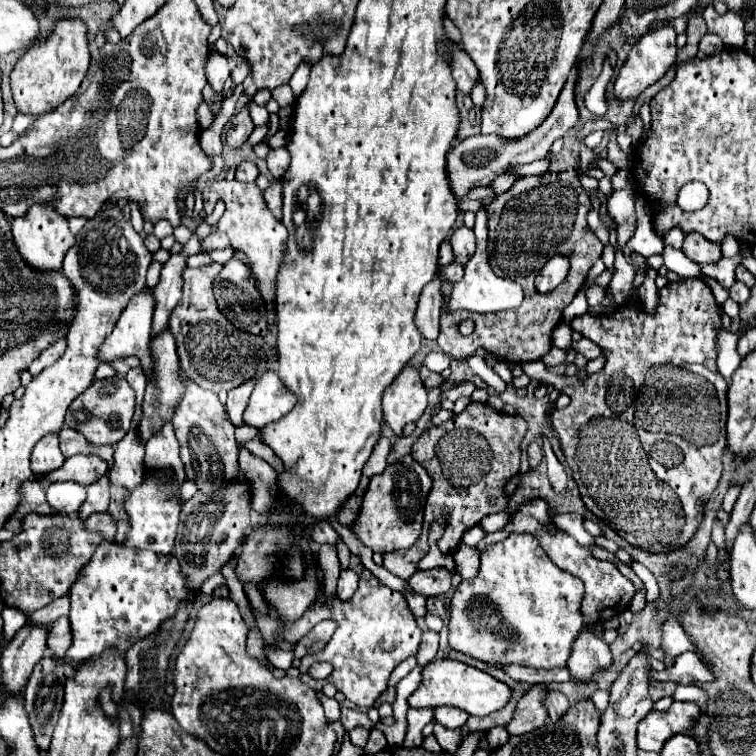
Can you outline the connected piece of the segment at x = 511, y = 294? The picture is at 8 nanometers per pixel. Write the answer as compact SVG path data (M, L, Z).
M481 204L481 208L477 210L477 220L475 220L475 236L477 236L477 250L473 254L473 258L465 264L465 276L461 282L455 284L453 292L451 292L448 310L466 309L474 312L497 312L497 310L509 310L509 308L517 308L523 302L523 290L517 282L513 282L511 278L499 278L491 266L489 266L489 254L487 254L487 238L489 238L489 228L487 228L487 212L485 212L485 204Z

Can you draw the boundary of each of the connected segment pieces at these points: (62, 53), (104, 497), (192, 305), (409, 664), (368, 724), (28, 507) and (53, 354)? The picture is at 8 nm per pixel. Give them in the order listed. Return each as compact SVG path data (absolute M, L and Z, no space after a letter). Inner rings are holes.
M65 18L55 24L53 34L35 46L31 46L15 64L11 72L11 90L17 112L43 116L55 106L61 106L71 94L81 86L87 70L89 70L89 44L87 44L87 28L79 18Z
M105 474L99 482L87 488L87 500L79 508L79 518L87 520L91 514L107 512L109 510L109 500L111 500L111 484L109 484L109 474Z
M211 264L205 268L187 268L183 272L183 298L171 312L169 321L172 334L177 334L177 354L181 358L183 374L215 394L221 390L233 390L235 386L267 372L269 360L277 354L277 348L263 336L233 328L233 324L219 312L213 280L221 268L223 264Z
M411 656L411 658L407 658L403 664L399 664L399 666L393 670L393 674L391 674L391 682L389 682L389 686L397 686L399 680L405 678L405 676L409 674L409 670L411 670L415 664L417 664L417 656Z
M347 706L341 708L341 722L343 722L345 730L351 730L351 728L355 728L355 726L363 726L363 728L367 728L367 730L373 728L373 722L369 720L367 714L357 712L357 710L351 710L351 708L347 708Z
M29 480L23 484L23 496L21 496L21 502L19 502L19 508L15 512L15 516L7 522L7 528L13 530L15 534L19 534L19 530L23 530L23 518L27 514L57 514L55 510L51 510L51 506L47 504L45 500L45 494L43 494L45 486L43 482L37 482L37 480Z
M59 338L57 342L53 342L51 346L47 346L47 348L33 360L33 364L29 366L29 372L31 372L33 376L39 374L43 368L47 368L47 366L51 366L53 362L57 362L57 360L63 356L63 350L65 350L65 340Z

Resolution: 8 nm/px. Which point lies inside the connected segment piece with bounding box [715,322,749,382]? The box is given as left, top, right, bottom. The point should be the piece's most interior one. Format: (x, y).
(727, 358)

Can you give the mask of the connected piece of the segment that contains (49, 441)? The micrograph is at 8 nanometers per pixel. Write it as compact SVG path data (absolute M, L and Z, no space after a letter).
M49 434L45 436L31 454L31 470L33 476L41 476L41 474L49 474L51 470L57 470L63 464L65 456L59 450L59 436L57 434Z

